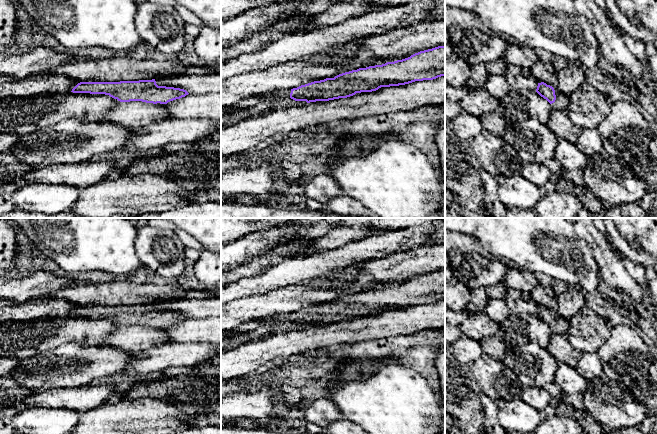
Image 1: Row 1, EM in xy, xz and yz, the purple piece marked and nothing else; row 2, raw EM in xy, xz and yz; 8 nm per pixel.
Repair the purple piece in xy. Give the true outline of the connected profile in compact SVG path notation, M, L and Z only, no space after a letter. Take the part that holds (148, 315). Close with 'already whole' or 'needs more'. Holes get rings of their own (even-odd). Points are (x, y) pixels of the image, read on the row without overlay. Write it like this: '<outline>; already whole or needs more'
M155 303L120 306L80 306L73 317L105 318L120 326L142 325L167 328L189 317L180 312L158 310Z; already whole

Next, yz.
M541 306L538 307L536 316L551 328L552 334L563 335L567 333L569 321L563 318L558 311L553 312Z; needs more

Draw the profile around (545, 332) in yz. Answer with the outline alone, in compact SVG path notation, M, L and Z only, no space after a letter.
M529 315L524 321L523 336L527 340L537 341L546 349L552 338L552 332L551 328L536 315Z

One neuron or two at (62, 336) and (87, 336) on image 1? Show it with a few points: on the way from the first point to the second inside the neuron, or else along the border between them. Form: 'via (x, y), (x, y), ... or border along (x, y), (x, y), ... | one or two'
via (68, 336), (81, 336) | one

